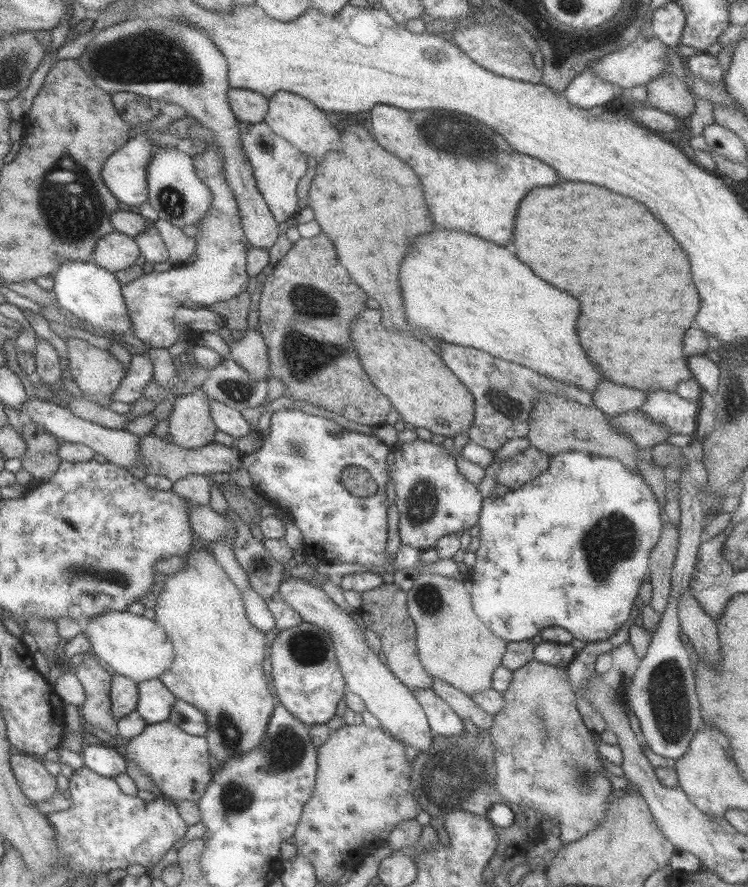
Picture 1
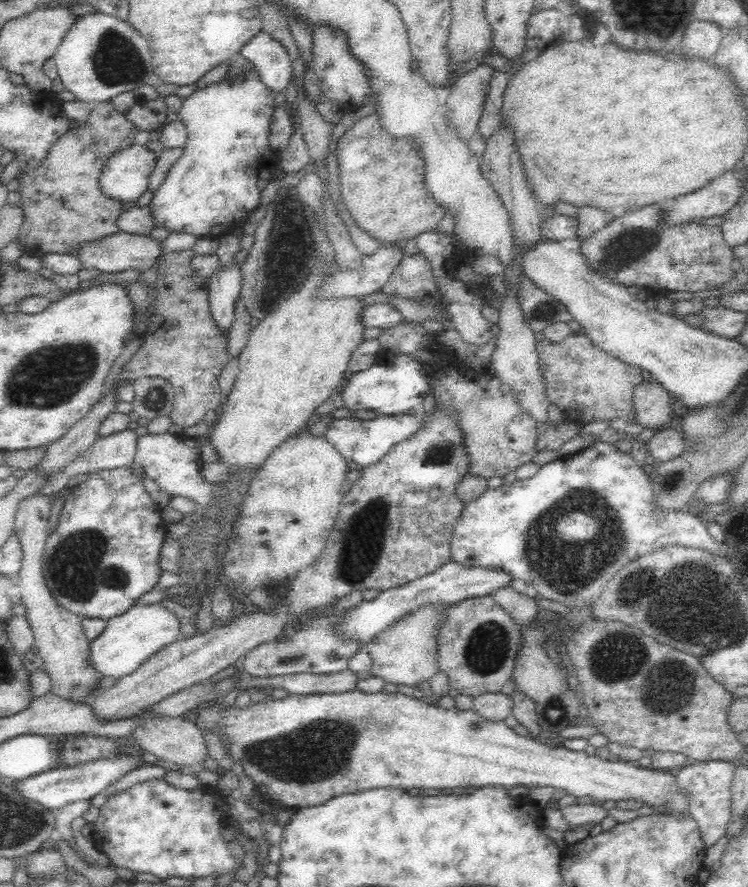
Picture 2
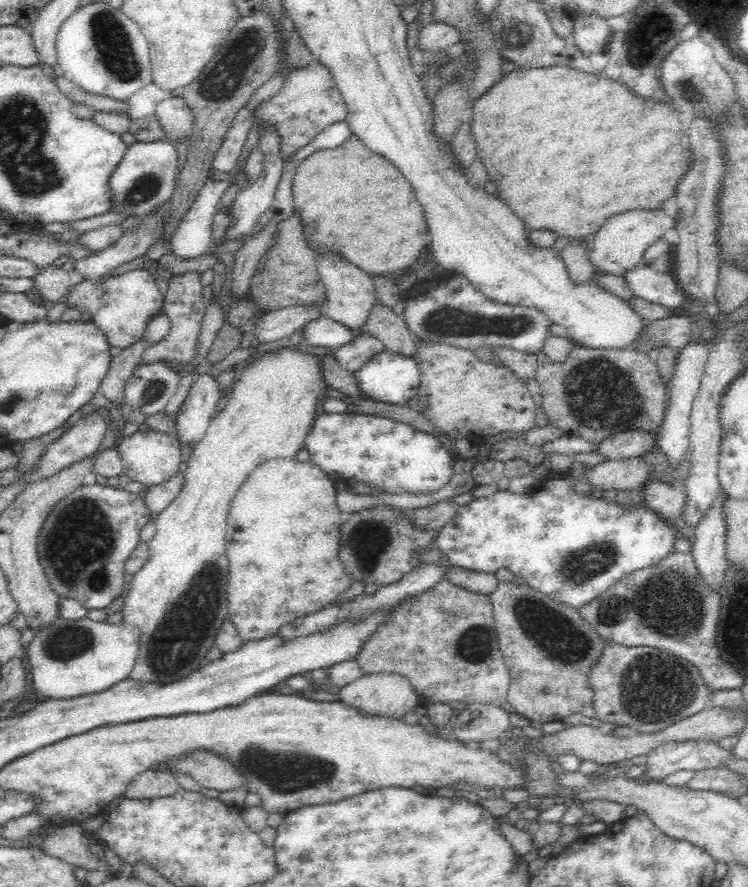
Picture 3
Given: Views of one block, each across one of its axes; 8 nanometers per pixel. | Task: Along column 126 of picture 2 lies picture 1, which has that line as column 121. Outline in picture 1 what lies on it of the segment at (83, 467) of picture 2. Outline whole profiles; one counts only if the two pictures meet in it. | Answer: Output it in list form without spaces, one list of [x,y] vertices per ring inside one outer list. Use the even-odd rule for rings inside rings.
[[[37,397],[28,399],[19,408],[30,416],[32,423],[45,428],[50,434],[56,436],[61,442],[82,443],[89,446],[95,453],[101,454],[112,464],[120,467],[140,467],[139,462],[139,440],[140,436],[127,431],[126,429],[111,429],[98,424],[83,420],[75,416],[70,409],[63,404],[58,405],[46,399]]]

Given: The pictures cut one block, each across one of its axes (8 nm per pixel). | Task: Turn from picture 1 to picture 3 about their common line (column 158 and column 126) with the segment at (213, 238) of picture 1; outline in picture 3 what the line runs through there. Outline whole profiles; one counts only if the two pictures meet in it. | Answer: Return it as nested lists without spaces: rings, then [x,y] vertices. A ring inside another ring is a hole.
[[[138,269],[112,276],[102,284],[91,279],[76,280],[67,293],[66,304],[68,307],[76,306],[81,312],[88,312],[91,321],[105,334],[110,347],[125,349],[142,339],[149,318],[162,312],[163,297],[156,279],[144,269]]]

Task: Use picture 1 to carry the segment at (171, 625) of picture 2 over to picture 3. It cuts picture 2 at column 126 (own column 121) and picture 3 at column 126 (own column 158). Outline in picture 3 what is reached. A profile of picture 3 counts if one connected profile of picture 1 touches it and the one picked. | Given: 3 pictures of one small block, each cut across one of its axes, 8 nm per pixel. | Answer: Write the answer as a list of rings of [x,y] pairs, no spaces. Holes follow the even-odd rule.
[[[87,616],[82,618],[82,620],[66,620],[65,618],[58,617],[58,620],[54,620],[54,624],[50,624],[50,626],[46,626],[46,628],[40,628],[38,632],[35,632],[34,638],[32,642],[30,642],[30,648],[28,648],[28,664],[26,669],[28,670],[29,677],[34,683],[36,693],[46,697],[47,700],[72,699],[78,696],[97,694],[128,678],[128,674],[130,674],[131,668],[134,667],[136,658],[138,658],[140,640],[140,629],[138,629],[138,627],[132,627],[132,625],[122,623],[120,626],[117,626],[116,624],[107,624],[106,622],[95,622],[94,620],[89,620]]]

